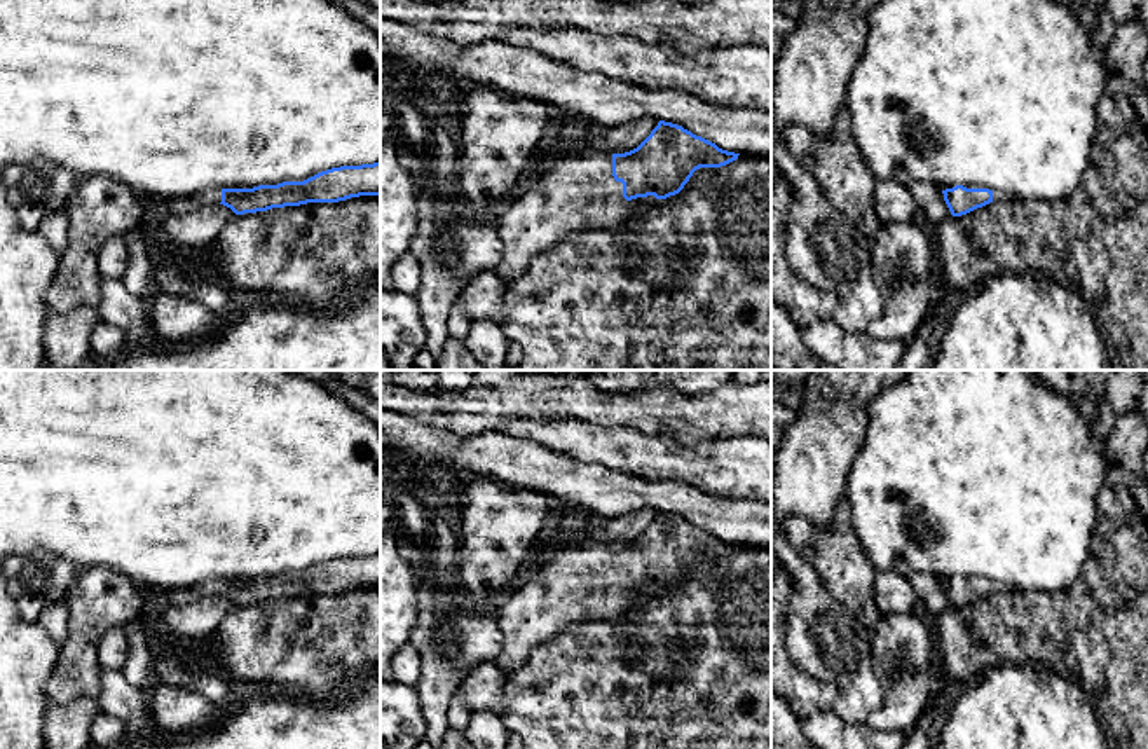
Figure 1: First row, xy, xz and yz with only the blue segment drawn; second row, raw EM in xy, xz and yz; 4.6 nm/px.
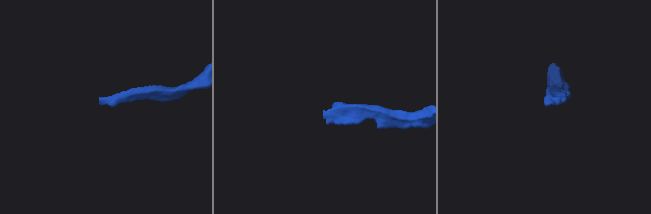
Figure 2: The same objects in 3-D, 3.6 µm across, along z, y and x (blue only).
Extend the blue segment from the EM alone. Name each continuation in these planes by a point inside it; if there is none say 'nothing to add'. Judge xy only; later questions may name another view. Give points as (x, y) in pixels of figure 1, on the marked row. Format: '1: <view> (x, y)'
1: xy (210, 196)

